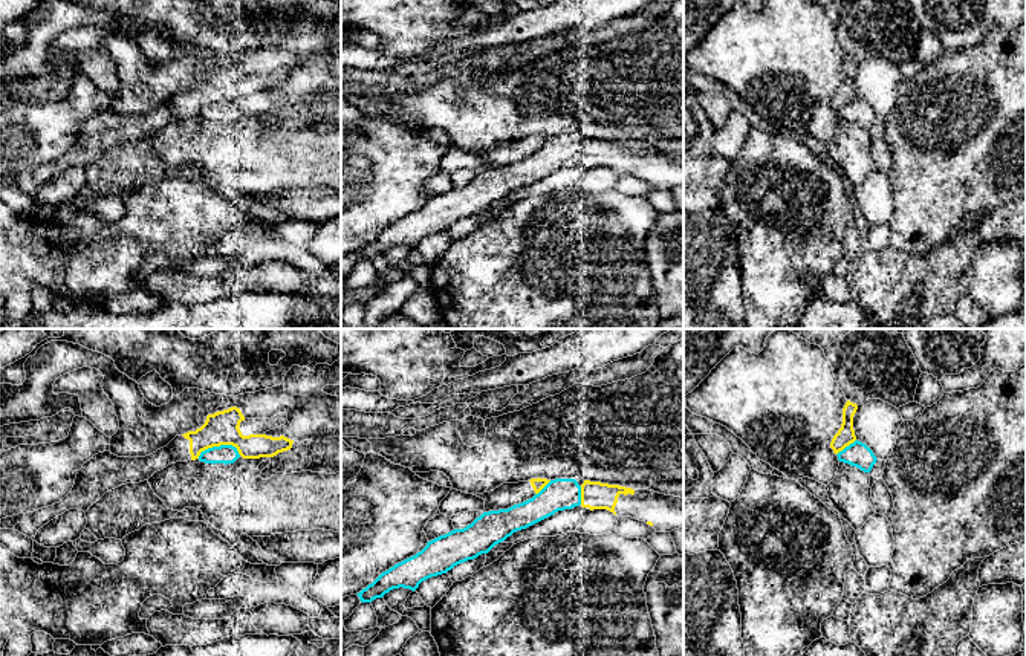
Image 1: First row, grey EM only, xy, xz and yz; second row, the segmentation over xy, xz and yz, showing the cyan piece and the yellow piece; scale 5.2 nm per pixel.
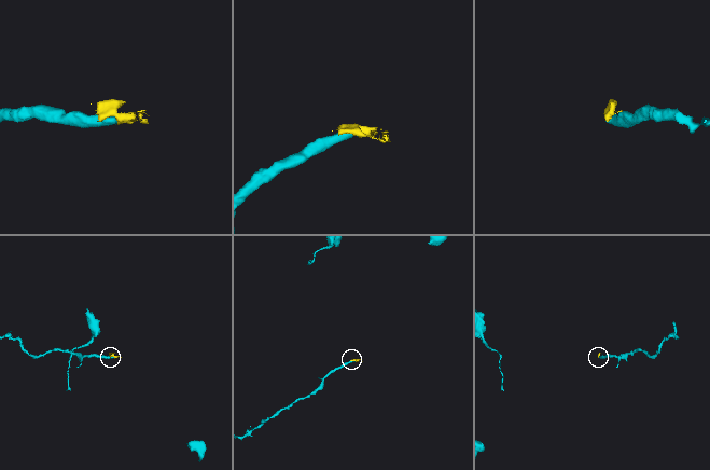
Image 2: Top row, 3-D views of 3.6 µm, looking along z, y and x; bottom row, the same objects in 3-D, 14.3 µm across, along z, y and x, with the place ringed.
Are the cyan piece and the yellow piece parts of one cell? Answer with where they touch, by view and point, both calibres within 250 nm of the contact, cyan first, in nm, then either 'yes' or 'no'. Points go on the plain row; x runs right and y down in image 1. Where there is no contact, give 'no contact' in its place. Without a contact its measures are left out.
meets cyan in xy at (220, 103); 100 nm thick on the cyan side, 180 nm on the other; yes

